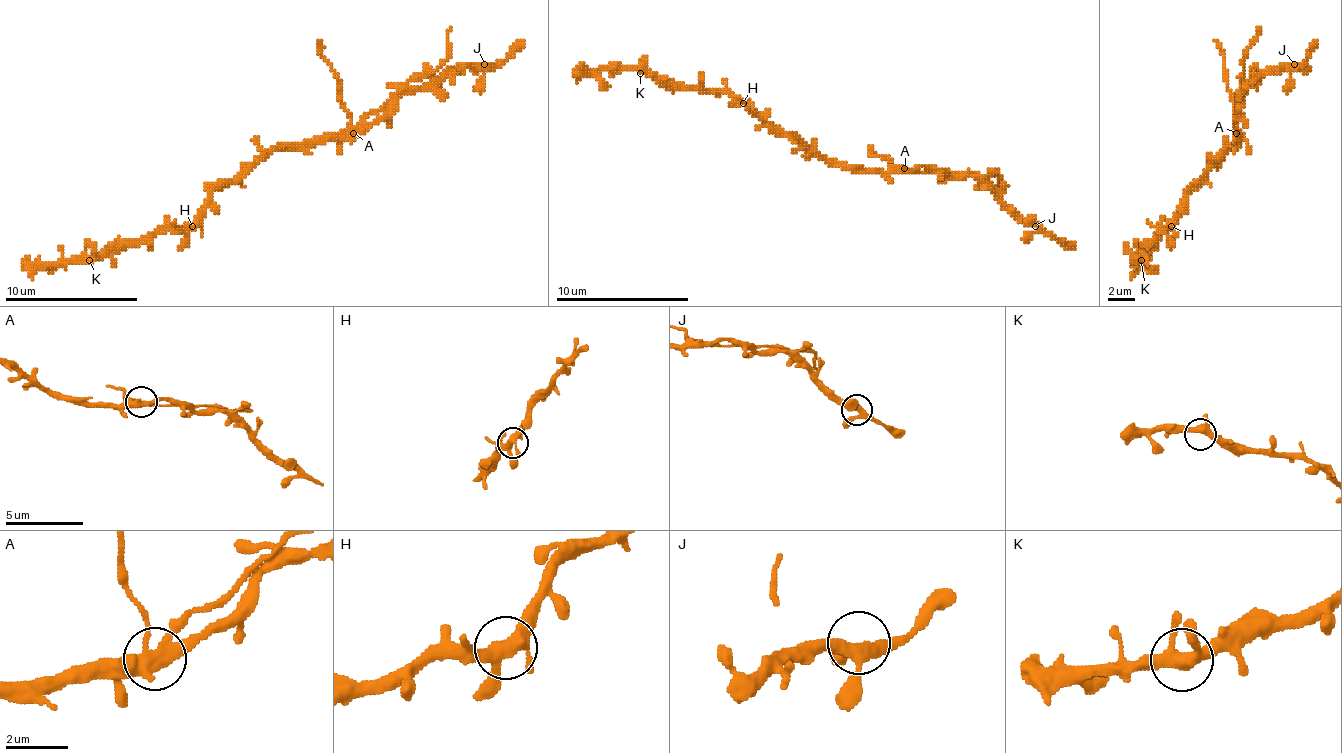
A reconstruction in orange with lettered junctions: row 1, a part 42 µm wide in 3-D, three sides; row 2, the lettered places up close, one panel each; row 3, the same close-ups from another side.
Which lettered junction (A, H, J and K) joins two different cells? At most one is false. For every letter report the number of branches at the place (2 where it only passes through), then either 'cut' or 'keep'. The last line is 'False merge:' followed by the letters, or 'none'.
A: 4 | cut
H: 4 | keep
J: 4 | keep
K: 4 | keep
False merge: A

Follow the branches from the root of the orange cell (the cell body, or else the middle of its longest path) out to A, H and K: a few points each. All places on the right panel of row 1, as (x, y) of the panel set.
A: (1227, 150), (1240, 137), (1237, 133)
H: (1227, 150), (1187, 193), (1187, 203), (1171, 226)
K: (1227, 150), (1187, 193), (1187, 203), (1157, 233), (1141, 260)

